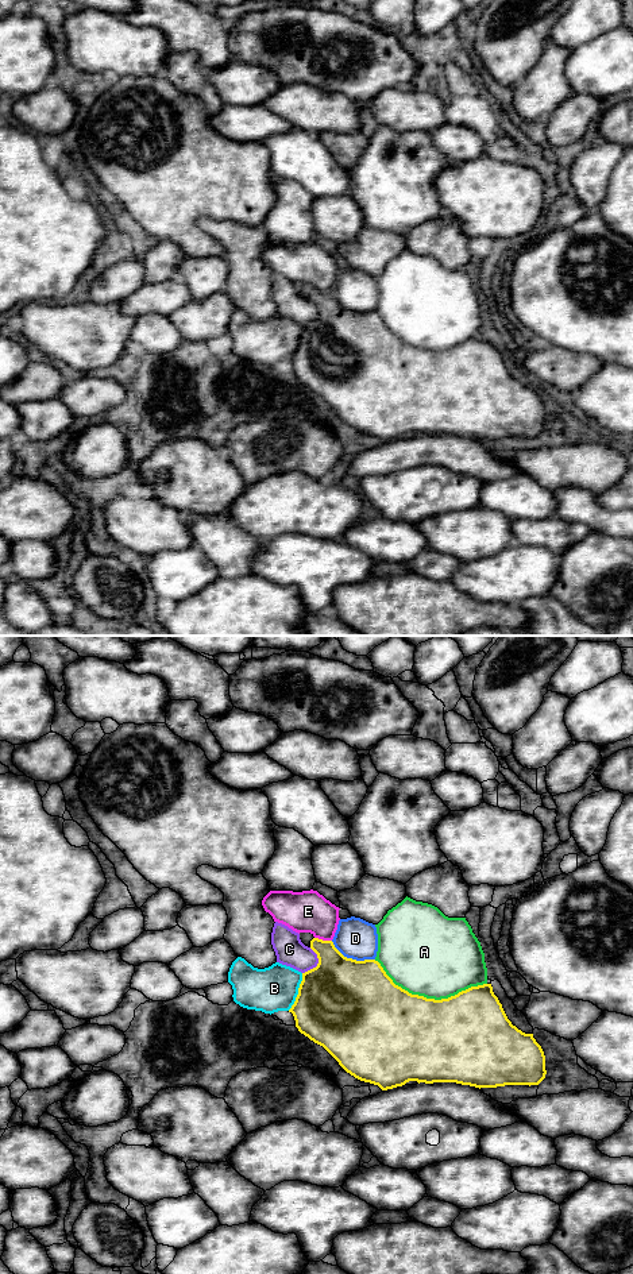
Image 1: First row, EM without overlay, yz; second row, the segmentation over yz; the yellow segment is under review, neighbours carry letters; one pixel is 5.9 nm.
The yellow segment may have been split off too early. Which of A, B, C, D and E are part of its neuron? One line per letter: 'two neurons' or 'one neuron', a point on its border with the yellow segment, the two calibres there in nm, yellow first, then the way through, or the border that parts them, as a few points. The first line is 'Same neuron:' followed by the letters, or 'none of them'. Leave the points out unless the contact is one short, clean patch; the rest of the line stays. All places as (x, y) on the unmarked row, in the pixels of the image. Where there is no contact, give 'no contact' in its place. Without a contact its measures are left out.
Same neuron: none of them
A: two neurons | yz (428, 351) | 500/480 nm
B: two neurons | yz (298, 344) | 500/260 nm
C: two neurons | yz (317, 316) | 480/170 nm
D: two neurons | yz (351, 311) | 500/240 nm
E: two neurons | yz (323, 293) | 300/260 nm

